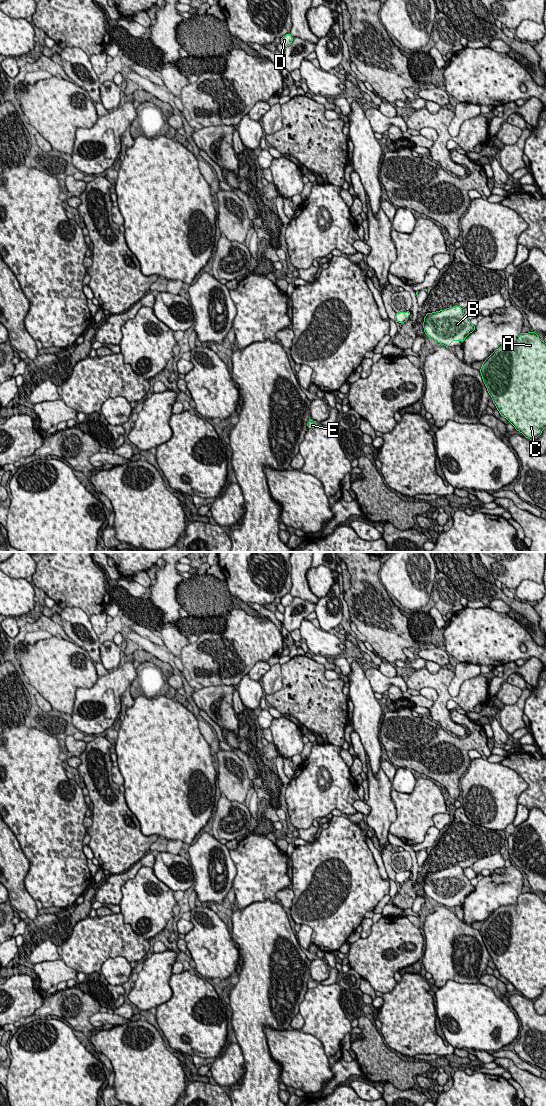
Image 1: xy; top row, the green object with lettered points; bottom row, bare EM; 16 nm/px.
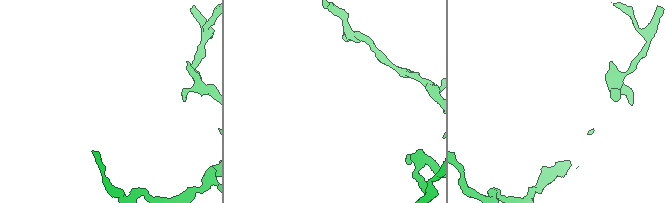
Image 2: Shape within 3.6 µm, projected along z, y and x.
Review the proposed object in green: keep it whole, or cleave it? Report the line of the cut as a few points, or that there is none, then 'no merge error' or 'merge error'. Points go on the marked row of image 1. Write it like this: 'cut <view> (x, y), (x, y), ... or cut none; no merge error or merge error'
cut none; no merge error

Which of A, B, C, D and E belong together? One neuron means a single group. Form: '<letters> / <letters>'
A B C D E

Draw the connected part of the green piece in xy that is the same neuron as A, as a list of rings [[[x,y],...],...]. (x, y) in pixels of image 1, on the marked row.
[[[535,332],[521,333],[516,345],[500,346],[482,364],[483,382],[500,415],[517,431],[533,440],[546,427],[546,343]]]

